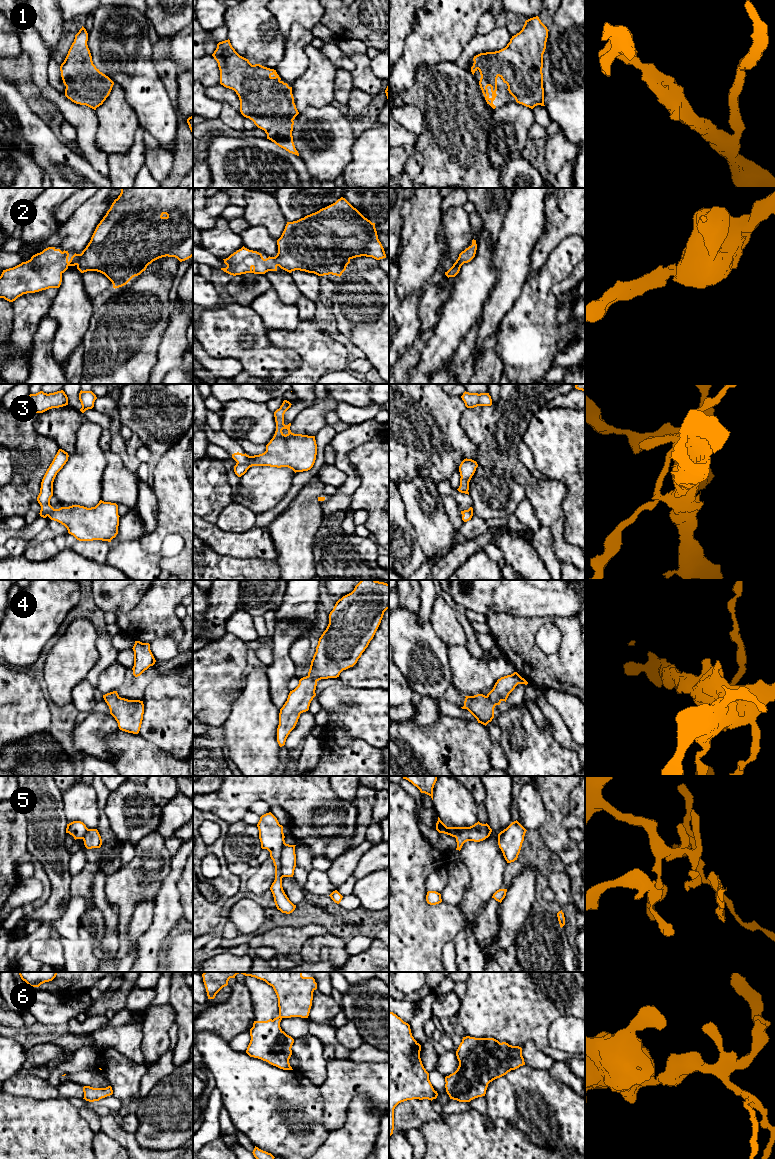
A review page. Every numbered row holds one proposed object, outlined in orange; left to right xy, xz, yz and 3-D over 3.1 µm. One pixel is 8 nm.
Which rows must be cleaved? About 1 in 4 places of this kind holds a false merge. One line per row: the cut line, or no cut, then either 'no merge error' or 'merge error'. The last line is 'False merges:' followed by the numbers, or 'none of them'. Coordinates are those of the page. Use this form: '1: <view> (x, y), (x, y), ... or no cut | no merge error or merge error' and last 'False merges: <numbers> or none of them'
1: no cut | no merge error
2: no cut | no merge error
3: xy (55, 509), (41, 516) | merge error
4: no cut | no merge error
5: yz (490, 833), (485, 826), (480, 829), (466, 828), (455, 837) | merge error
6: xz (279, 1015), (282, 1017) | merge error
False merges: 3, 5, 6

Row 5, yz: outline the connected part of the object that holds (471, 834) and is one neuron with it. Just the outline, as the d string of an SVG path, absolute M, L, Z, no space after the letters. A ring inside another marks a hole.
M485 826L481 830L477 829L466 829L465 831L462 831L459 833L455 838L457 842L457 848L456 850L461 850L463 844L467 841L474 841L474 842L480 842L485 840L490 836L489 831L487 830L487 826Z

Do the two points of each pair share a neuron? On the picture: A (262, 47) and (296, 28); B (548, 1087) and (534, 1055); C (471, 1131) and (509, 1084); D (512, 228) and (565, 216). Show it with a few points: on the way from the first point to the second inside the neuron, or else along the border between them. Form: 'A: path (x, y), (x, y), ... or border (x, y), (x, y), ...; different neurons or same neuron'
A: border (286, 39), (284, 54), (280, 62); different neurons
B: border (525, 1064), (548, 1071); different neurons
C: border (486, 1114), (491, 1117), (502, 1117), (509, 1123); different neurons
D: border (547, 198), (545, 202), (544, 230), (537, 242); different neurons

